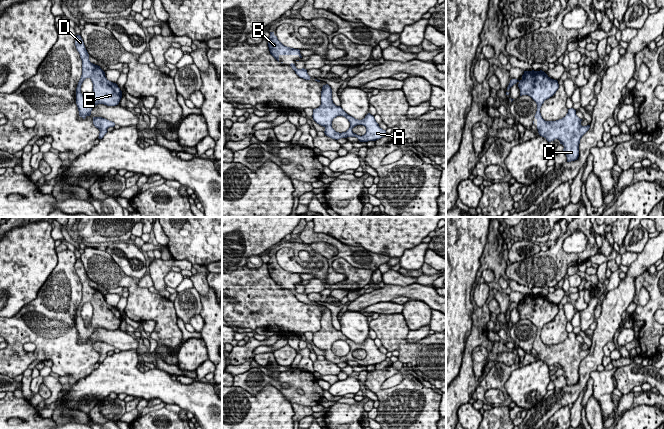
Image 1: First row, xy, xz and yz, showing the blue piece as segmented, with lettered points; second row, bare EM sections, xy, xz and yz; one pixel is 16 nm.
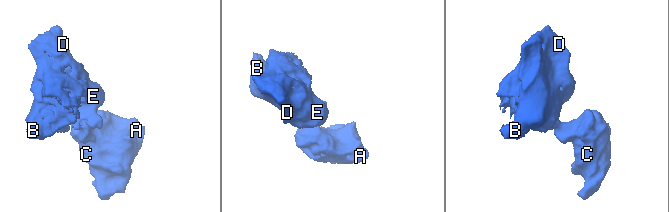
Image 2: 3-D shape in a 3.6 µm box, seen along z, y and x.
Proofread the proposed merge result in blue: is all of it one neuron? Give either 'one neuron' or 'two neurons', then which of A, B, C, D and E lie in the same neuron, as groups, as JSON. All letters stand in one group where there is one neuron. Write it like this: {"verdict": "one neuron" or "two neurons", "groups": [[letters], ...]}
{"verdict": "one neuron", "groups": [["A", "B", "C", "D", "E"]]}

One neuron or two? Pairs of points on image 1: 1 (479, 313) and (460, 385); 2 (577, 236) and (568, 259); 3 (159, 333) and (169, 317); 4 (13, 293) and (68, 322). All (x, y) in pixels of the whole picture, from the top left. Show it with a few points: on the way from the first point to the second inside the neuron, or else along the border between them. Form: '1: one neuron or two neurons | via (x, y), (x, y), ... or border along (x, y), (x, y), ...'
1: one neuron | via (479, 331), (467, 352), (467, 367)
2: two neurons | border along (577, 229), (587, 237), (586, 247), (567, 253)
3: one neuron | via (163, 329), (166, 326), (166, 321)
4: two neurons | border along (43, 283), (37, 296), (14, 315), (10, 316)

